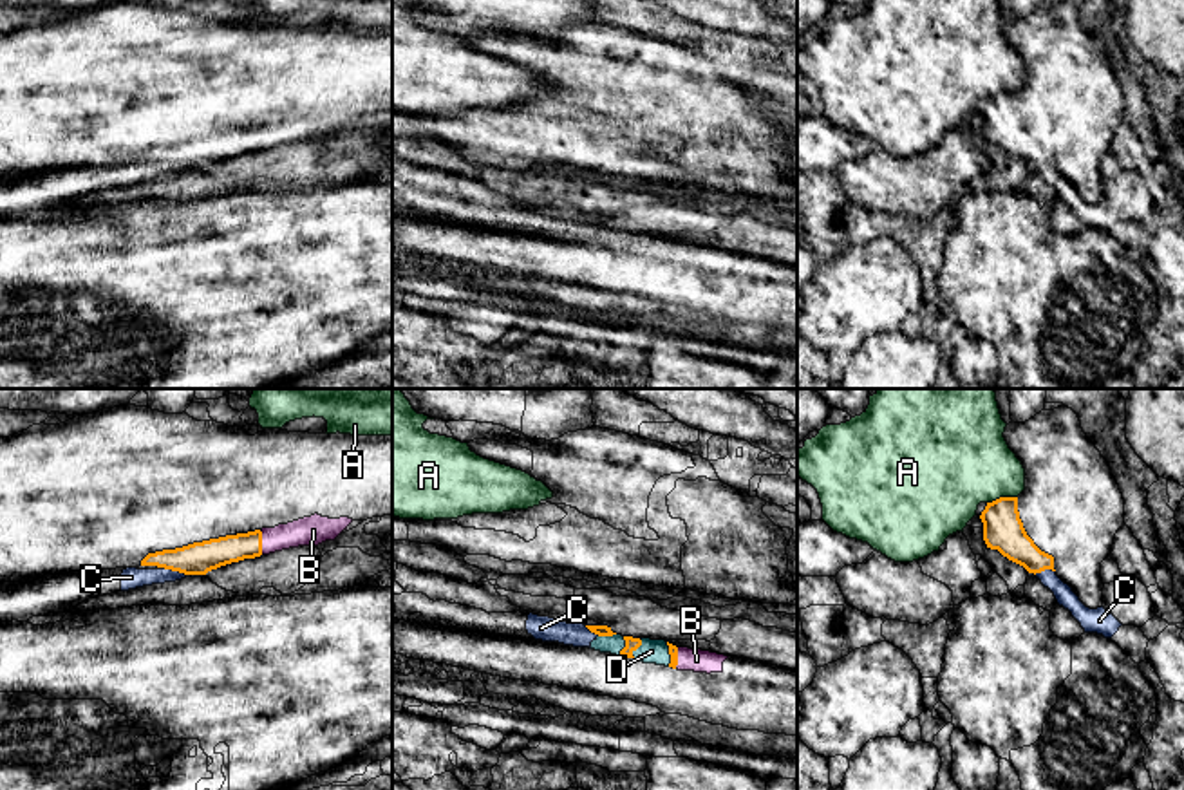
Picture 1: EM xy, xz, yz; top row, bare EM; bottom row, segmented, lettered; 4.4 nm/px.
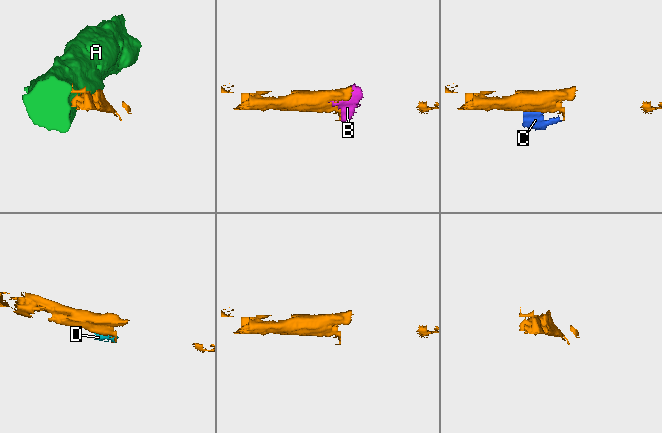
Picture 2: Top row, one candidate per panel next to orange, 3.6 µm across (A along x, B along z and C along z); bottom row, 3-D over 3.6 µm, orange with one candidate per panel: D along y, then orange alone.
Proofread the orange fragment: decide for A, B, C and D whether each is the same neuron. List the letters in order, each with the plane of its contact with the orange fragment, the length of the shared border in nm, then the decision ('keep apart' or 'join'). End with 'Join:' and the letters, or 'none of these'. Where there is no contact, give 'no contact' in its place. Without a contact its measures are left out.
A: contact in yz; length 140 nm; keep apart
B: contact in xy; length 110 nm; keep apart
C: contact in xy; length 110 nm; keep apart
D: contact in xz; length 90 nm; keep apart
Join: none of these

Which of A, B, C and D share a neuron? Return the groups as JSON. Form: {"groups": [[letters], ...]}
{"groups": [["A"], ["B", "C", "D"]]}

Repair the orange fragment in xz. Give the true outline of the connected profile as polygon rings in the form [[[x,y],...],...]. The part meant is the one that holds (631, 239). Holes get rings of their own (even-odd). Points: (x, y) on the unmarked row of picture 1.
[[[392,213],[392,246],[407,253],[446,259],[492,271],[559,280],[616,295],[633,295],[658,302],[665,309],[681,309],[712,320],[765,329],[797,331],[797,266],[754,255],[728,251],[721,268],[678,266],[678,242],[669,239],[671,259],[638,257],[633,248],[640,233],[624,231],[620,249],[557,237],[495,231],[439,221],[419,221]]]

